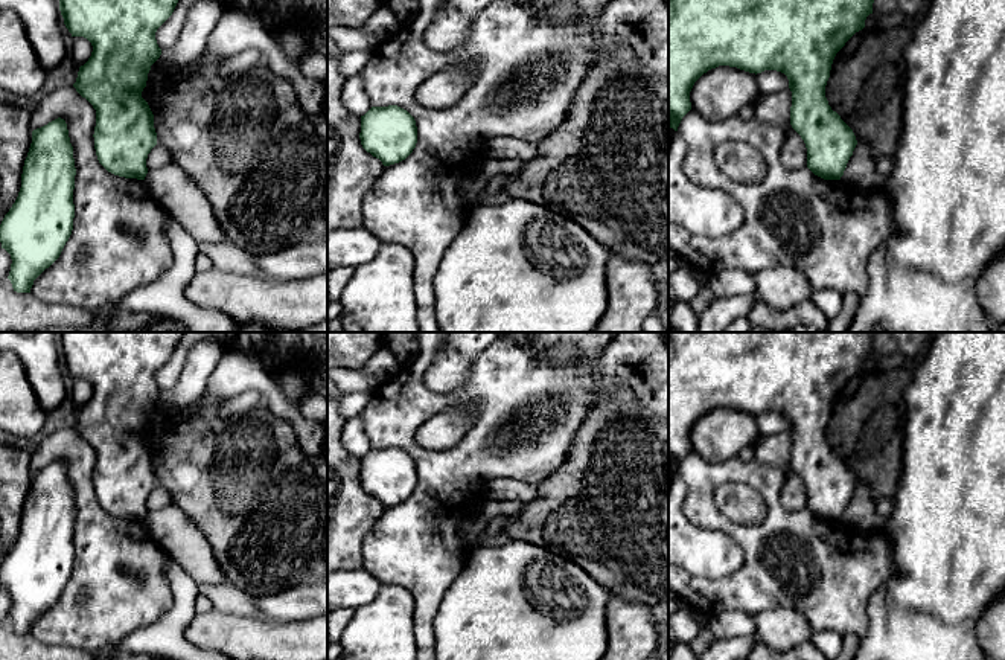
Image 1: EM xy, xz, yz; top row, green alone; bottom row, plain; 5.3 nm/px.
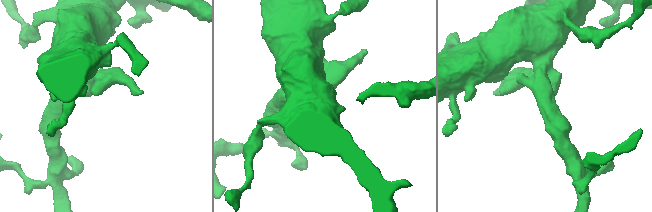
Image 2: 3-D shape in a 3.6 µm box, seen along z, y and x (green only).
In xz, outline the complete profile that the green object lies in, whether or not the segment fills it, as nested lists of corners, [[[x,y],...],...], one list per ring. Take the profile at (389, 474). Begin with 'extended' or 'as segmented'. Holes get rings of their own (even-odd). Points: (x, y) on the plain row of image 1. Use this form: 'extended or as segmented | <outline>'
as segmented | [[[397,447],[372,448],[361,457],[362,489],[384,508],[405,501],[417,485],[414,459]]]

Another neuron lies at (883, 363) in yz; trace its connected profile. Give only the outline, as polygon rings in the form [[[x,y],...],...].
[[[892,354],[892,355],[879,355],[876,357],[876,370],[886,372],[886,370],[895,370],[901,366],[906,366],[906,358],[901,354]]]

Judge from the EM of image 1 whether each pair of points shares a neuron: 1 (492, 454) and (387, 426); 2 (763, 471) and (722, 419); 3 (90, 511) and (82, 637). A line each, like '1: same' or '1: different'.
1: same
2: different
3: same

